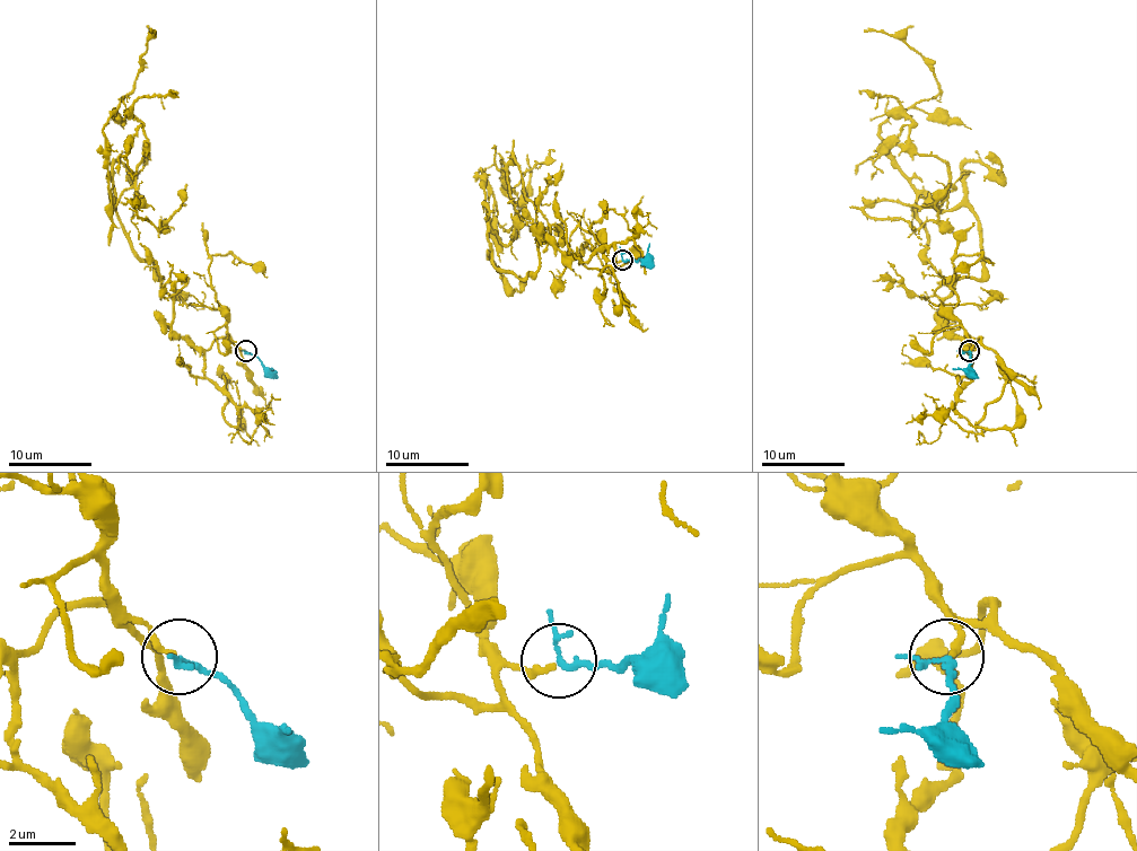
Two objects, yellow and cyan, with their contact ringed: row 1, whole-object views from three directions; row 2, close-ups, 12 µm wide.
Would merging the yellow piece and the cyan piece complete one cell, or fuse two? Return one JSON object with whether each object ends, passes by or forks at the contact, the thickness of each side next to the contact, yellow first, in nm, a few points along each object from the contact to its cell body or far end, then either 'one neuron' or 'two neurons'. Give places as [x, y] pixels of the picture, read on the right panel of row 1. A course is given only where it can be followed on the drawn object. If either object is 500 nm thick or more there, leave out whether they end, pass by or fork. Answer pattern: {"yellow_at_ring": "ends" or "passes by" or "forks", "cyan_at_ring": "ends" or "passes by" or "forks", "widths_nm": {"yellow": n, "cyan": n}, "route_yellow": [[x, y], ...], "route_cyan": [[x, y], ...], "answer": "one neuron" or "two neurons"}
{"yellow_at_ring": "ends", "cyan_at_ring": "passes by", "widths_nm": {"yellow": 180, "cyan": 160}, "route_yellow": [[971, 350], [944, 300], [979, 279], [981, 225], [918, 192], [881, 133], [939, 86], [864, 29]], "route_cyan": [[969, 350], [971, 362], [964, 369], [952, 369]], "answer": "one neuron"}

